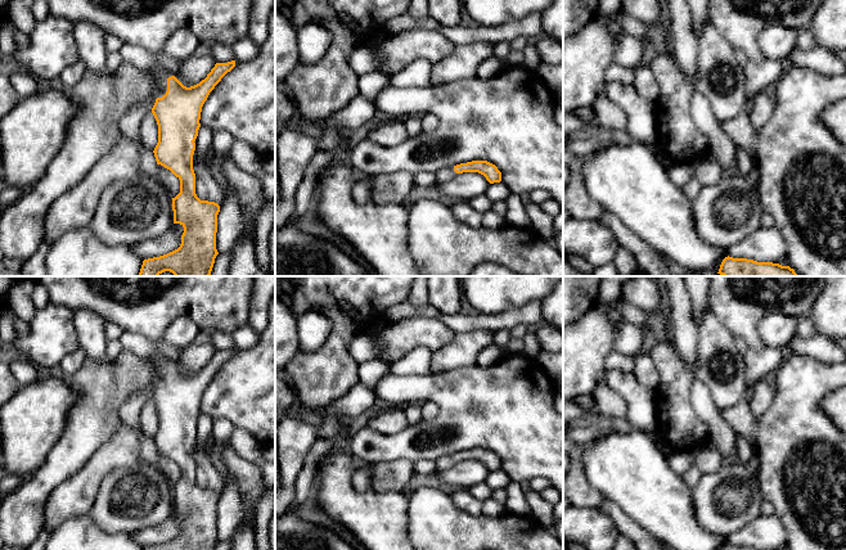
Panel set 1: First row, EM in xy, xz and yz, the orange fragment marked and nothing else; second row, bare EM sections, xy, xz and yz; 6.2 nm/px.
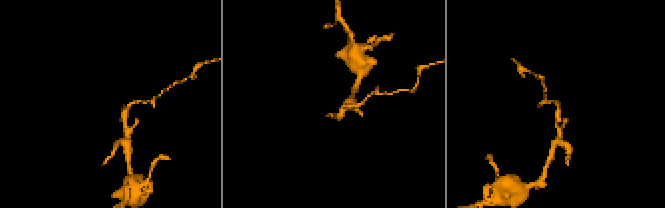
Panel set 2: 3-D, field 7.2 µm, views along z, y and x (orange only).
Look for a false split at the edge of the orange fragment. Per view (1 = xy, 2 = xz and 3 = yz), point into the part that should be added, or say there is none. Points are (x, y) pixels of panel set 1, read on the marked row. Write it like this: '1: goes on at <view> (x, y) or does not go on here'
1: goes on at xy (161, 75)
2: goes on at xz (444, 175)
3: does not go on here

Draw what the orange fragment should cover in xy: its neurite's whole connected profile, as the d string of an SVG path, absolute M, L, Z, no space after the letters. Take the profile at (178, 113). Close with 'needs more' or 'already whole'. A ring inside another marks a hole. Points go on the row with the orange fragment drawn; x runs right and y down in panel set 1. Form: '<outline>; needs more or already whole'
M235 60L228 63L216 63L211 72L199 84L186 87L165 67L153 64L149 67L156 78L154 96L156 103L152 113L158 125L158 143L153 150L157 164L170 170L180 180L180 193L172 198L174 224L184 227L181 244L177 249L143 261L139 276L158 276L165 271L175 276L210 276L215 258L219 254L216 249L217 215L220 206L215 202L201 200L195 194L195 173L193 170L193 154L195 150L195 139L201 127L201 112L210 93L221 81L221 78L235 67Z; needs more

